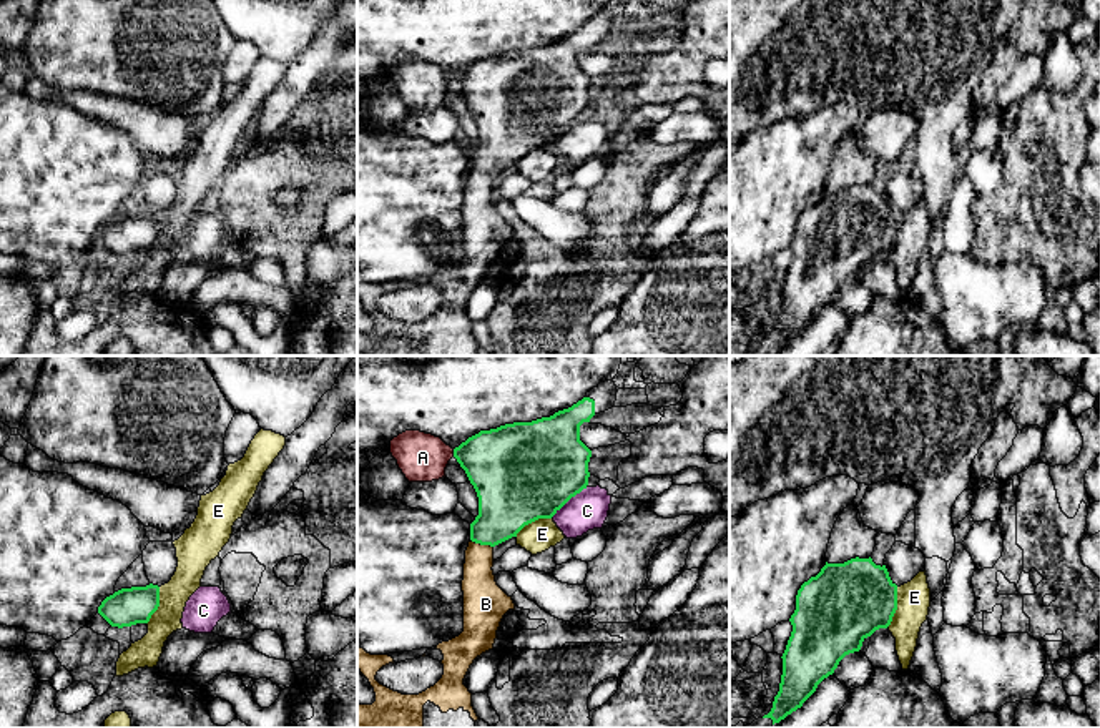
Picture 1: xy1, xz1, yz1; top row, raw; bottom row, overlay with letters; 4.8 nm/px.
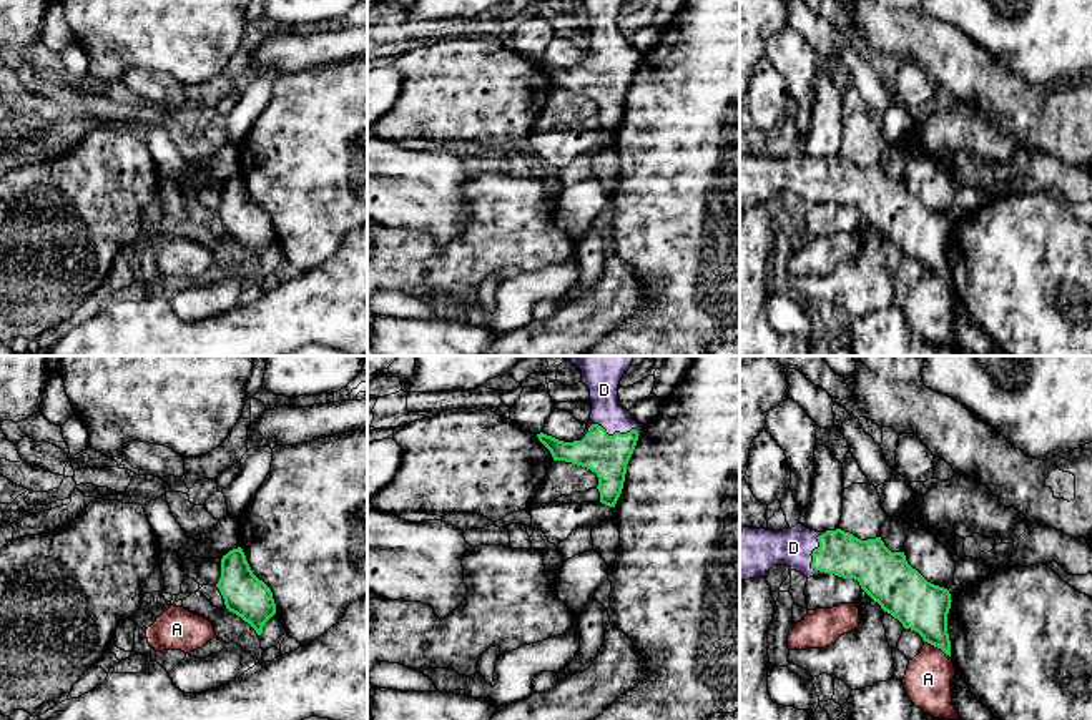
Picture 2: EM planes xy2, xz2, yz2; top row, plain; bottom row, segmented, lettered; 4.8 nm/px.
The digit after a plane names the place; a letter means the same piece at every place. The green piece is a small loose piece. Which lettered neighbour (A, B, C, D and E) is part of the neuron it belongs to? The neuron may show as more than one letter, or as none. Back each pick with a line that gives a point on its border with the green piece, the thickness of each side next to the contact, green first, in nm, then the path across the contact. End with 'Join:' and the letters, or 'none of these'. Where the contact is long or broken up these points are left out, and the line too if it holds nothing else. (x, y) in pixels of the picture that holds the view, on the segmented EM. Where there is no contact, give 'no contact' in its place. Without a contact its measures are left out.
B: meets green in xz1 at (482, 544); 280 nm thick on the green side, 180 nm on the other; runs through xz1 (509, 501), (482, 544), (482, 595)
D: meets green in xz2 at (605, 431); 200 nm thick on the green side, 160 nm on the other
Join: B, D

